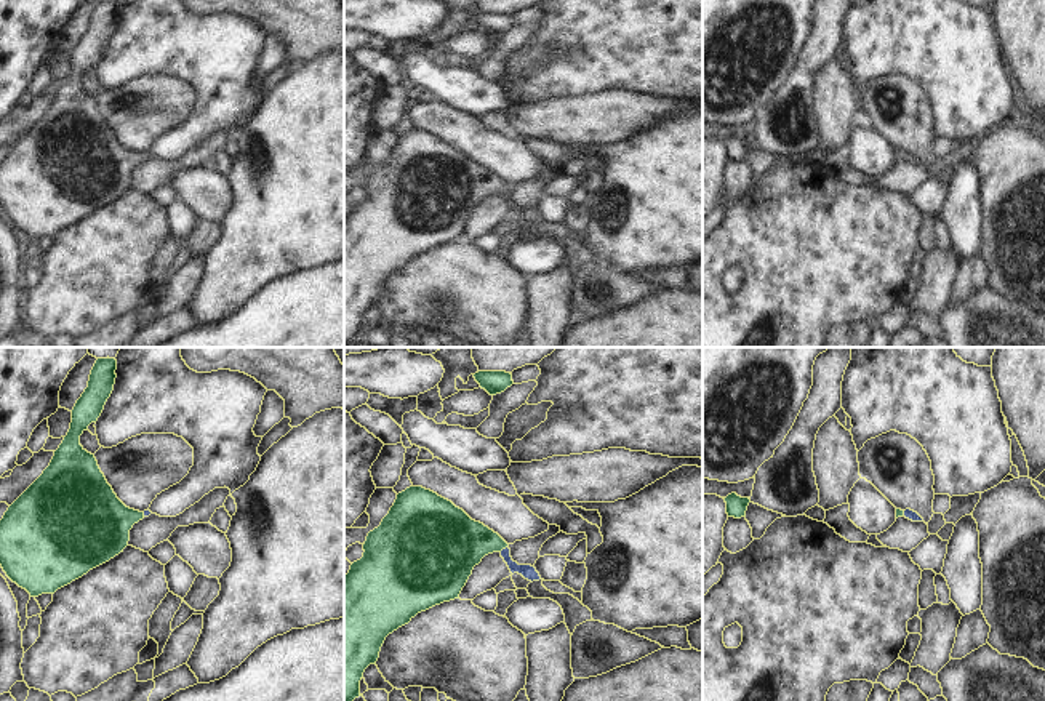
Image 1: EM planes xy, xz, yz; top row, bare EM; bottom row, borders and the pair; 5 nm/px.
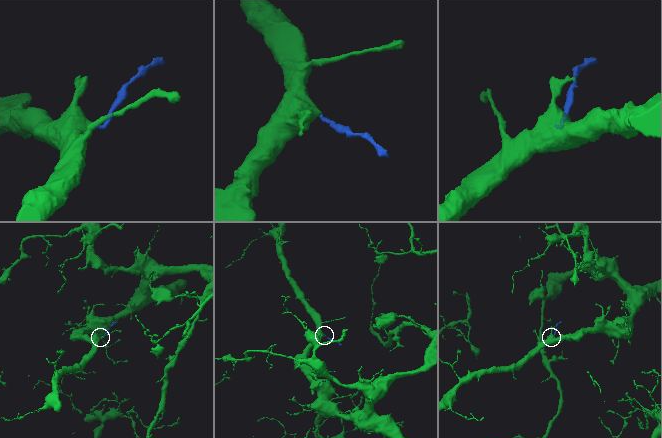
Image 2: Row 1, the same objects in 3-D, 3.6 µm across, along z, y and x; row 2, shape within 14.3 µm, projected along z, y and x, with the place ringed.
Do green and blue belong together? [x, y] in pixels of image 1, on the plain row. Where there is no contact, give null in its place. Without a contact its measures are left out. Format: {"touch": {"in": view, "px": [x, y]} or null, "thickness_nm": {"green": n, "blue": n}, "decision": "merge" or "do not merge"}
{"touch": {"in": "xz", "px": [503, 189]}, "thickness_nm": {"green": 300, "blue": 70}, "decision": "merge"}

